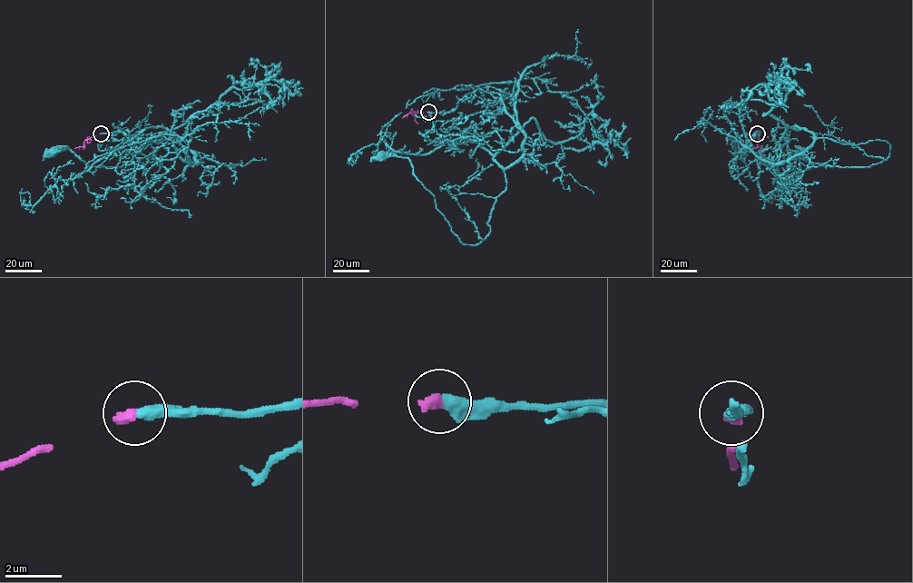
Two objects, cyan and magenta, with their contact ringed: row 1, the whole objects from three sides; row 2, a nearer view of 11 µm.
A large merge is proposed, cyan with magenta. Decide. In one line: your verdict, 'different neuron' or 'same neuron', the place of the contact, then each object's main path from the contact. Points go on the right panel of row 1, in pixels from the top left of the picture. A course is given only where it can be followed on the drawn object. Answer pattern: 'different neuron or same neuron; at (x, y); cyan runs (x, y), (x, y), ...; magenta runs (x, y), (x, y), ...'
same neuron; at (757, 133); cyan runs (758, 133), (741, 152), (737, 136), (773, 164), (818, 138), (890, 146), (868, 166), (824, 166), (800, 153); magenta runs (758, 133), (758, 145), (763, 148)

